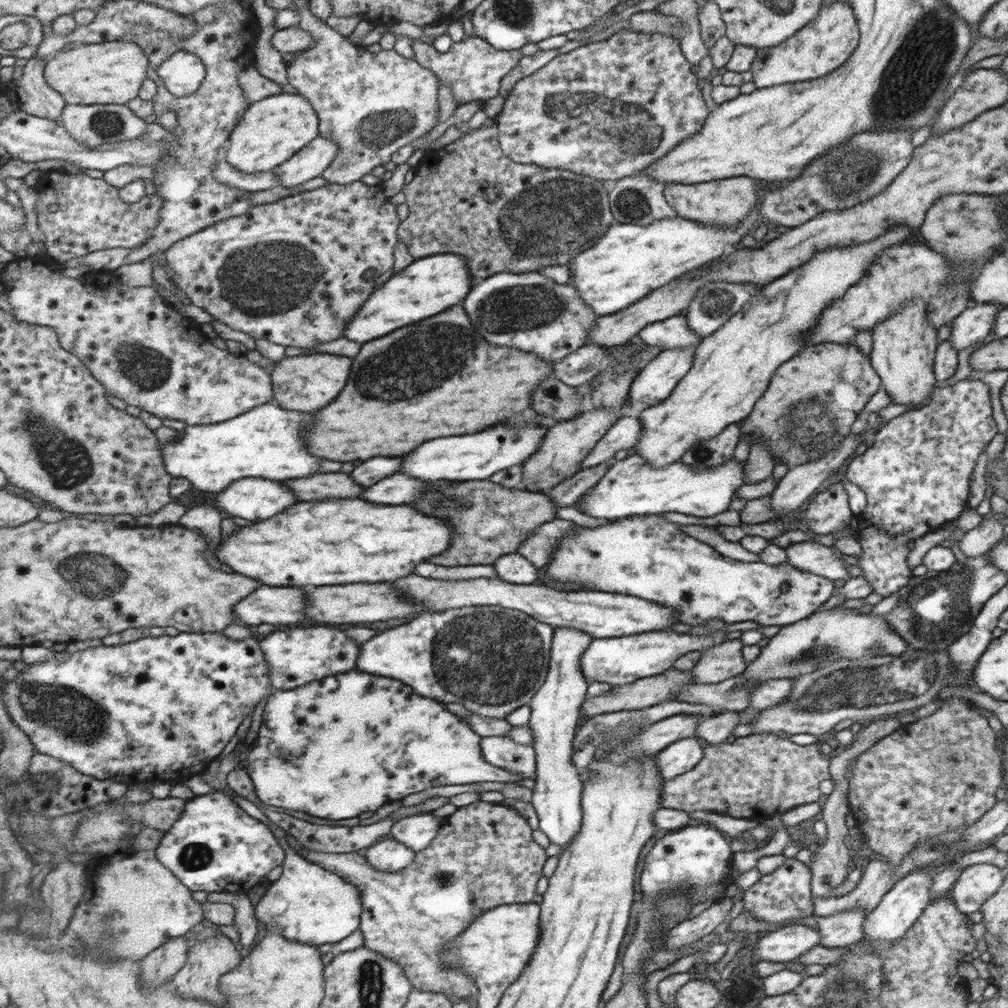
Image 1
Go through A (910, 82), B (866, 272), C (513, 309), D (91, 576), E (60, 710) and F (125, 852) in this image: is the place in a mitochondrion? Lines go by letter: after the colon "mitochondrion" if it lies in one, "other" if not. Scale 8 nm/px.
A: mitochondrion
B: other
C: mitochondrion
D: mitochondrion
E: mitochondrion
F: other

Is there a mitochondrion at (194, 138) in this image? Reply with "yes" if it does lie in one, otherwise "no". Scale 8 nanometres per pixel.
yes

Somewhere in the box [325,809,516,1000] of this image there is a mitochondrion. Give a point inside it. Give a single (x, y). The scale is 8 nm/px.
(442, 878)

